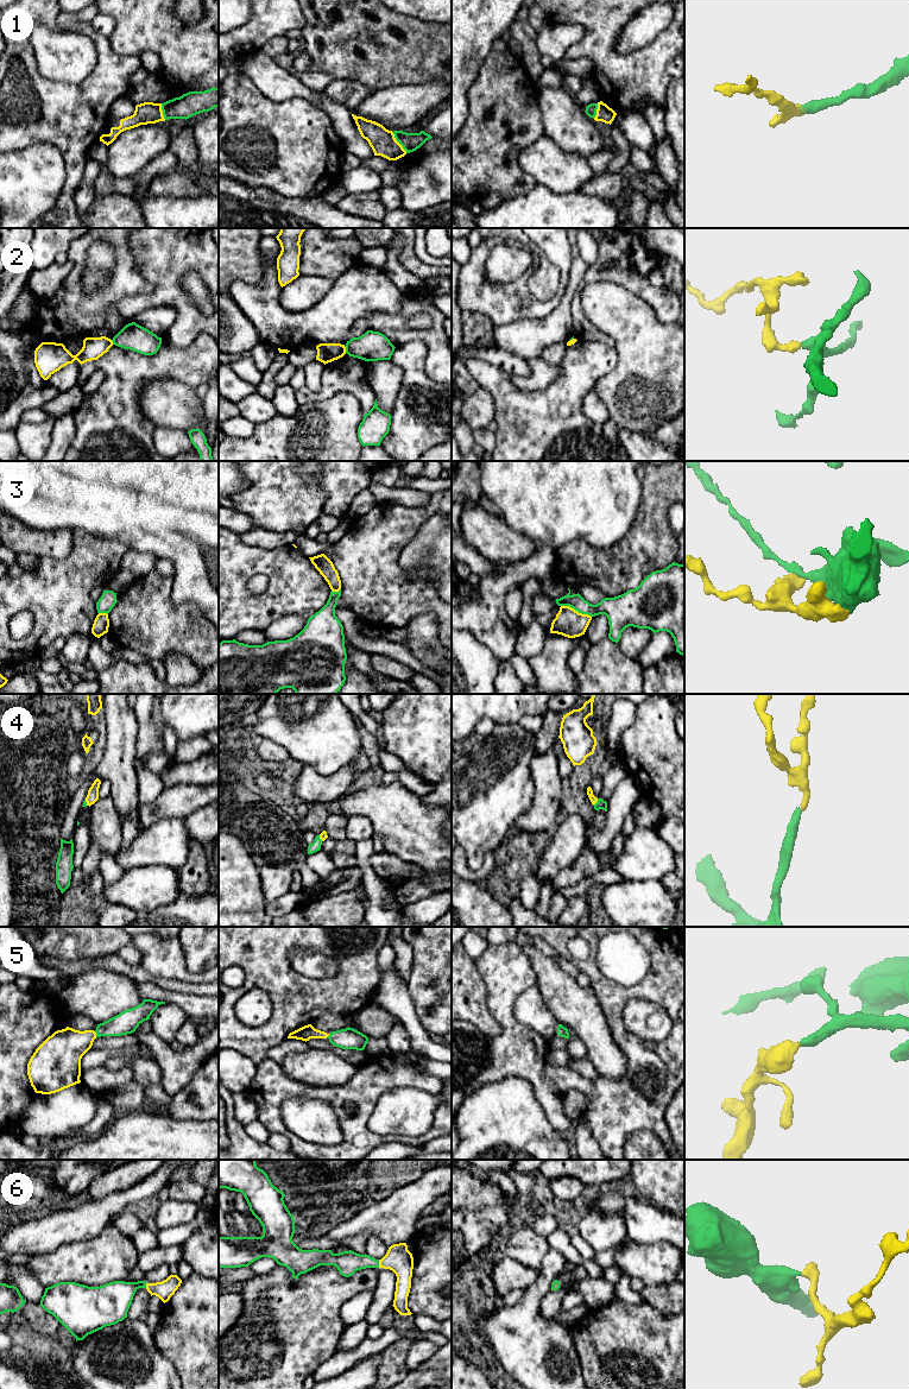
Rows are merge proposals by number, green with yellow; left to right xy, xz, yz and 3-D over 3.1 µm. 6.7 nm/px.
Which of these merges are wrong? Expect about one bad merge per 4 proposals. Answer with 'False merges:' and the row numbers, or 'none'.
False merges: 2, 3

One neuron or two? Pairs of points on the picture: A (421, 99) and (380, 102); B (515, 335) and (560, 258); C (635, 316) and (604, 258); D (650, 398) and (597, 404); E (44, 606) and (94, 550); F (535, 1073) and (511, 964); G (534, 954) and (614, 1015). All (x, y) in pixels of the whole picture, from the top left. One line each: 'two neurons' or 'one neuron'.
A: one neuron
B: two neurons
C: two neurons
D: two neurons
E: one neuron
F: one neuron
G: two neurons

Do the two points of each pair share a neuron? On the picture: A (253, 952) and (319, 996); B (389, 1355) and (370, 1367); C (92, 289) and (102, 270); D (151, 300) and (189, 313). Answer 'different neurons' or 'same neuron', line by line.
A: same neuron
B: different neurons
C: same neuron
D: same neuron

